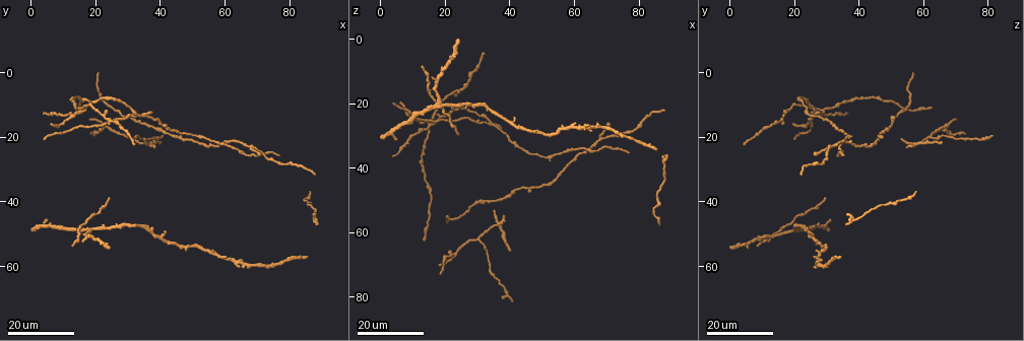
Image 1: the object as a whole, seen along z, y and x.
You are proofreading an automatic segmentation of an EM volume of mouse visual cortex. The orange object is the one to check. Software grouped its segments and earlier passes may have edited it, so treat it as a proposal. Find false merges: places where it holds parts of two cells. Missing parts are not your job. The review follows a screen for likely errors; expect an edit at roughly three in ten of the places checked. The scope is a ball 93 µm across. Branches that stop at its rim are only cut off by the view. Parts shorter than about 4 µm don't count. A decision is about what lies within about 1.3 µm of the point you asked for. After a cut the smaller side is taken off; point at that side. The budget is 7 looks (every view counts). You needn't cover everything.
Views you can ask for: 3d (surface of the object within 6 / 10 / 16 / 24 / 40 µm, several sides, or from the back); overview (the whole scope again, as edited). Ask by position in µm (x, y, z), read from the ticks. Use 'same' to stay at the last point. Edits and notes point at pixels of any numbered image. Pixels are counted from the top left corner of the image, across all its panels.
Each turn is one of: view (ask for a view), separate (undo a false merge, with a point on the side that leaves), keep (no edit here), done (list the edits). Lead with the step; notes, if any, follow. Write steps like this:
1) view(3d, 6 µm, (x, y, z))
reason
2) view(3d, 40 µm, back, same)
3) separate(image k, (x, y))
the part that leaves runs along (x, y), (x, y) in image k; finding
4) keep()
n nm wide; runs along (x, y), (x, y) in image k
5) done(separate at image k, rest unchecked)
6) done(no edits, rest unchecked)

view(3d, 16 µm, (46.0, 18.5, 35.0))
sudden change in width

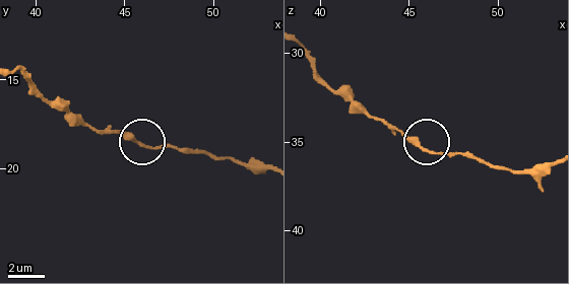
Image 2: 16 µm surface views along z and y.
view(3d, 6 µm, (45.7, 18.4, 35.3))

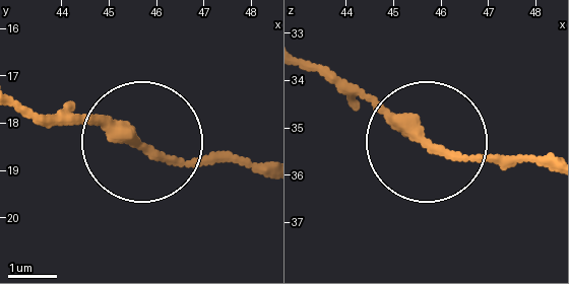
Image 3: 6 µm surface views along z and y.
keep()
runs along (542, 165), (444, 157), (327, 68) in image 3; one cell here

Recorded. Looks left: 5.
view(3d, 16 µm, (33.5, 13.0, 25.5))
four arms meet

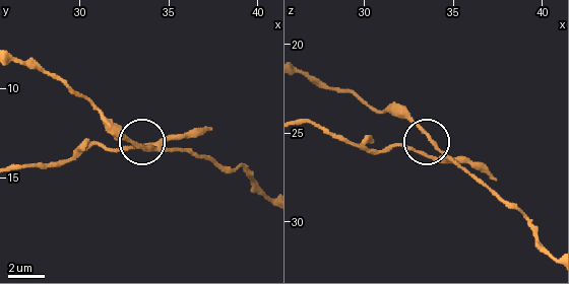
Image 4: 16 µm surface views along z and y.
view(3d, 10 µm, (34.0, 13.3, 26.0))

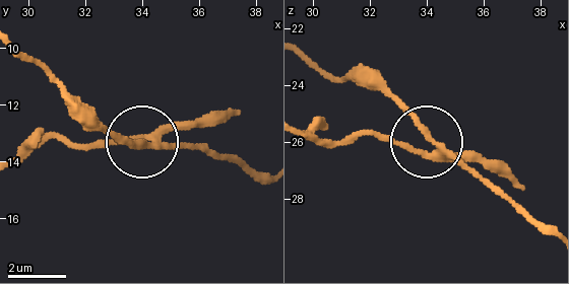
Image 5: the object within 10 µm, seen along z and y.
separate(image 5, (396, 143))
the part that leaves runs along (440, 155), (362, 134), (333, 141), (304, 134) in image 5; two cells meet here

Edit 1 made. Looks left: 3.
view(overview)

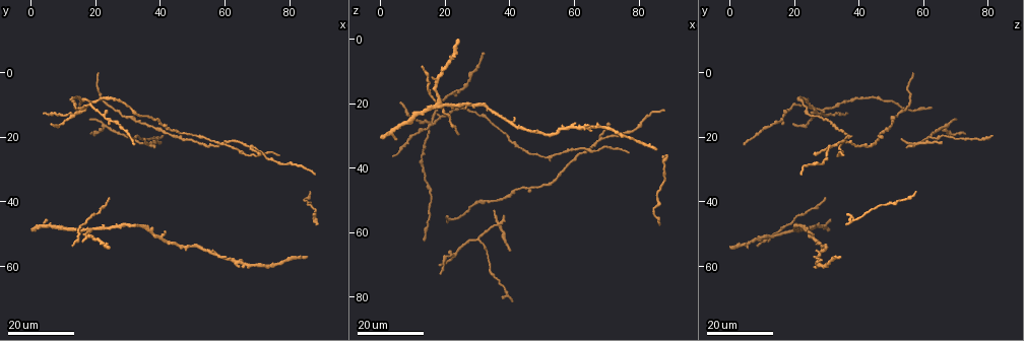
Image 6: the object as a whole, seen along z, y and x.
view(3d, 24 µm, (22.0, 16.5, 67.5))
four or more arms meet

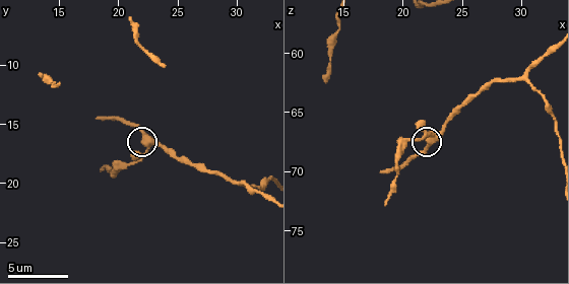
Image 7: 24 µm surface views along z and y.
view(3d, 10 µm, (22.6, 16.6, 67.0))

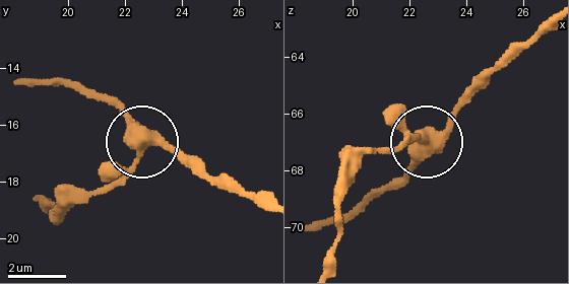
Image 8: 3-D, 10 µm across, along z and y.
separate(image 8, (393, 105))
4 arms; a second cell is stuck on

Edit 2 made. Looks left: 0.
done(separate at image 5, separate at image 8, rest unchecked)

